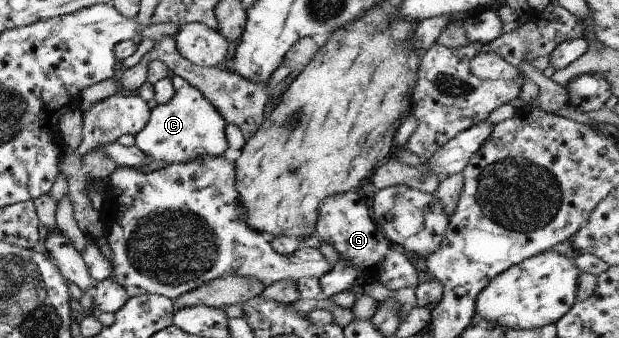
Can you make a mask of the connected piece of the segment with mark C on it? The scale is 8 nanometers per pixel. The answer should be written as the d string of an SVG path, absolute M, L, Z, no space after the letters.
M170 75L174 88L172 97L149 111L146 125L133 135L135 146L154 161L182 163L205 155L223 155L227 148L225 121L205 98L204 91L190 85L180 76Z

